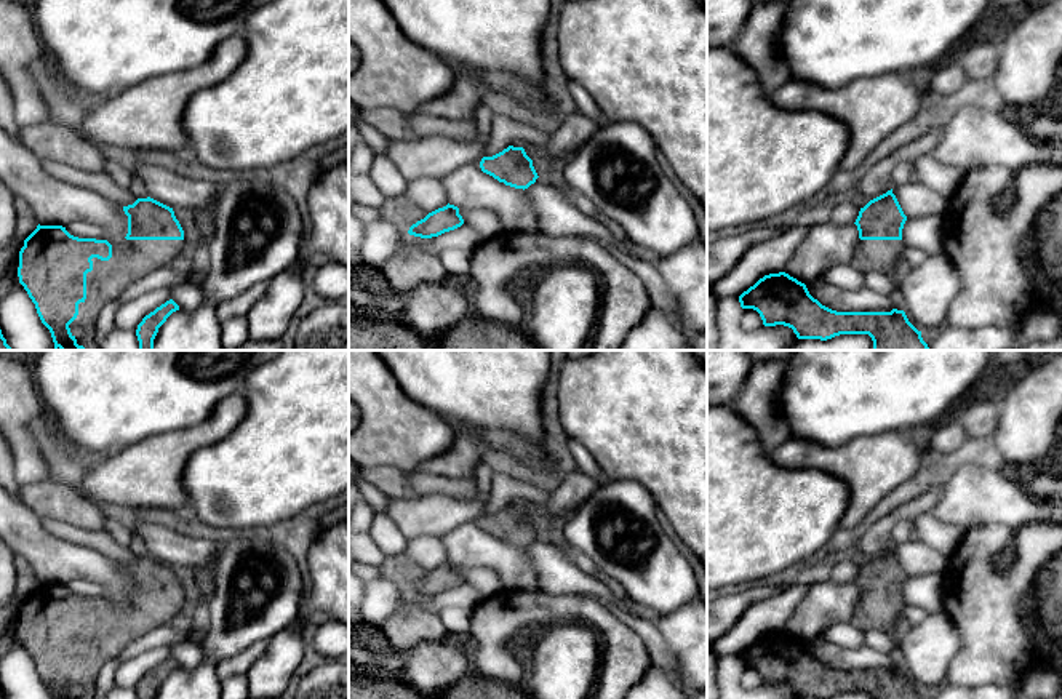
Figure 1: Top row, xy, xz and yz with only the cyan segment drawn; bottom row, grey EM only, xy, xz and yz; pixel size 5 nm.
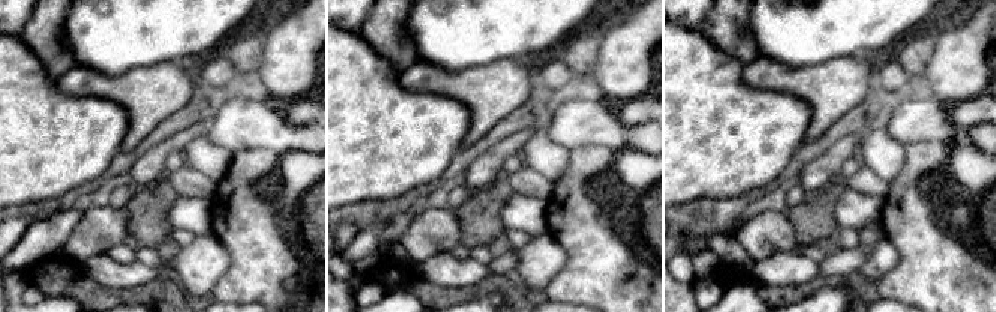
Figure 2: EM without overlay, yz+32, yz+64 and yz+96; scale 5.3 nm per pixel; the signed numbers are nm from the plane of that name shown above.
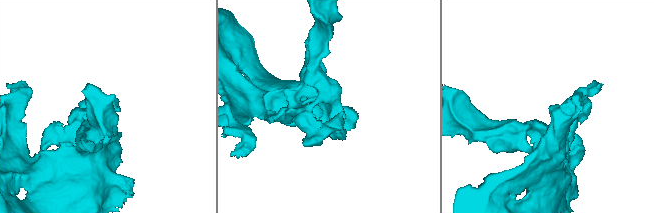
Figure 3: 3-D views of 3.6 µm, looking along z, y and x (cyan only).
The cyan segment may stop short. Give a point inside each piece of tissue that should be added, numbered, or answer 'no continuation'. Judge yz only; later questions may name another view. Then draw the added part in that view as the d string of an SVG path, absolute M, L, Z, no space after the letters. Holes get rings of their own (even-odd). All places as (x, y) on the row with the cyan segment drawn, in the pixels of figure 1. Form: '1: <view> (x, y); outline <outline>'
1: yz (870, 255); outline M859 240L852 266L862 272L891 274L905 250L904 240Z

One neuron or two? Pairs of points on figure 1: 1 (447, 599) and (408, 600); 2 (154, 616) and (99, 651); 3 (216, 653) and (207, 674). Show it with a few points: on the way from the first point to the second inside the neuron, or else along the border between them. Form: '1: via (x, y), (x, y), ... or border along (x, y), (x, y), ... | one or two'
1: via (437, 600), (418, 600) | one
2: via (141, 616), (135, 616), (112, 639) | one
3: border along (203, 658), (215, 664) | two

